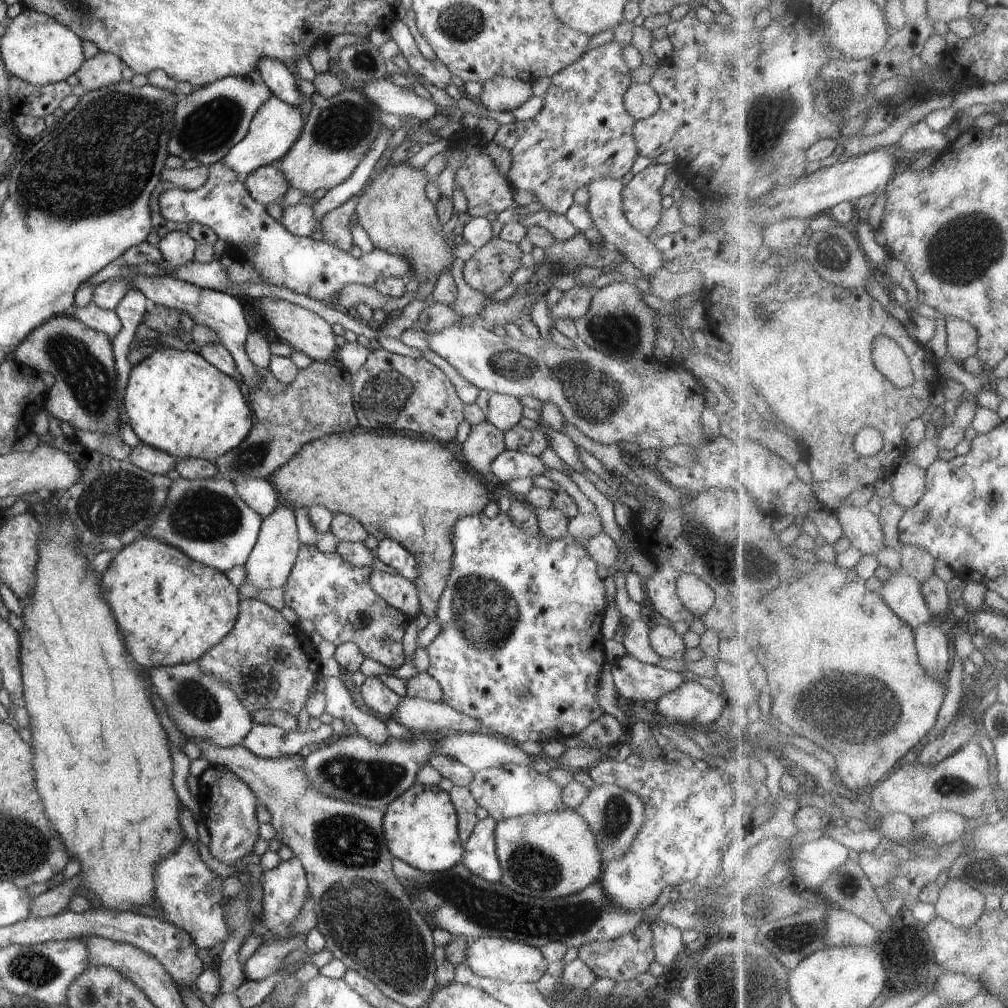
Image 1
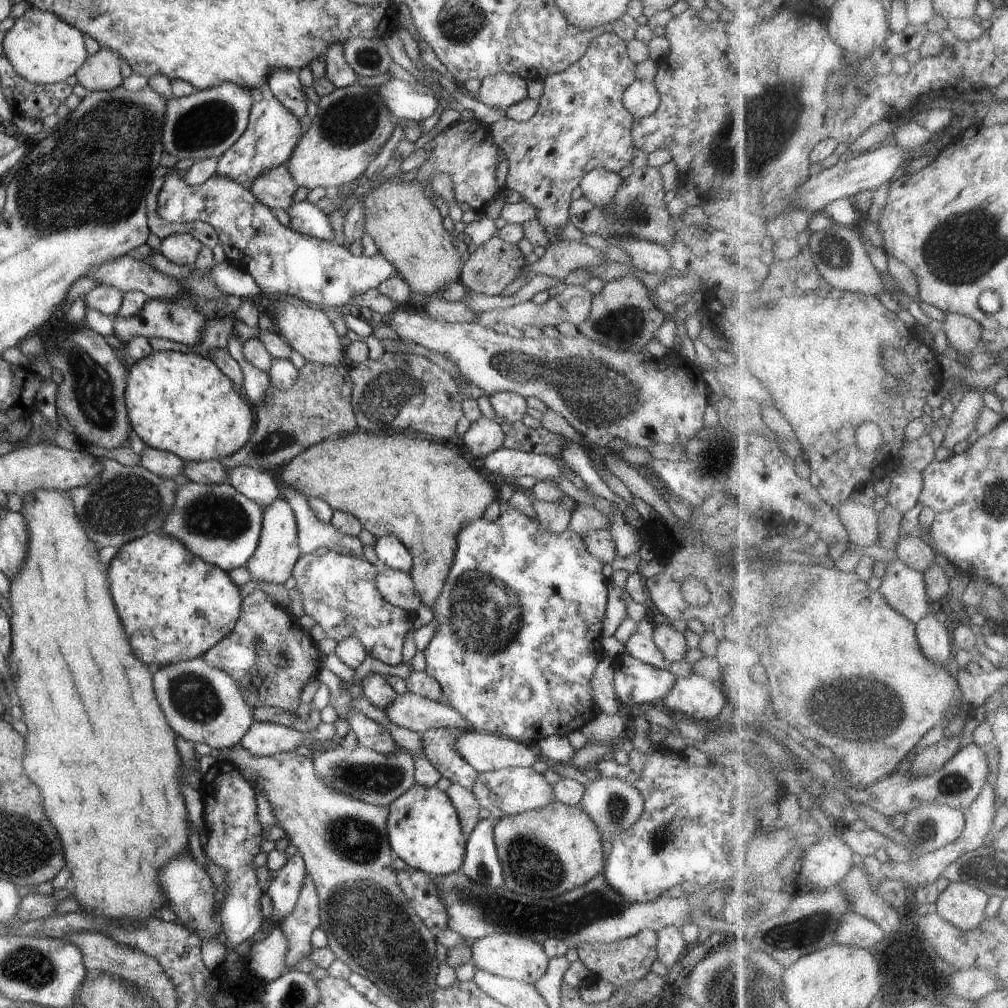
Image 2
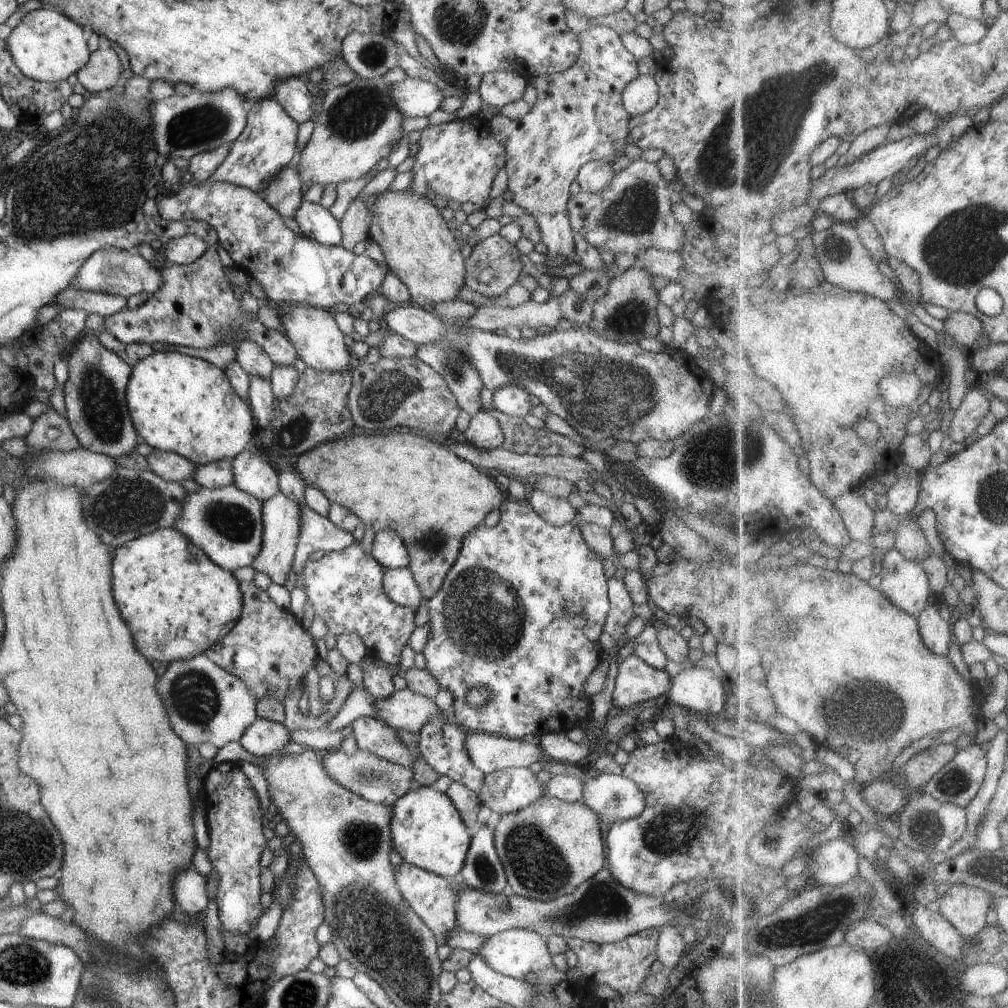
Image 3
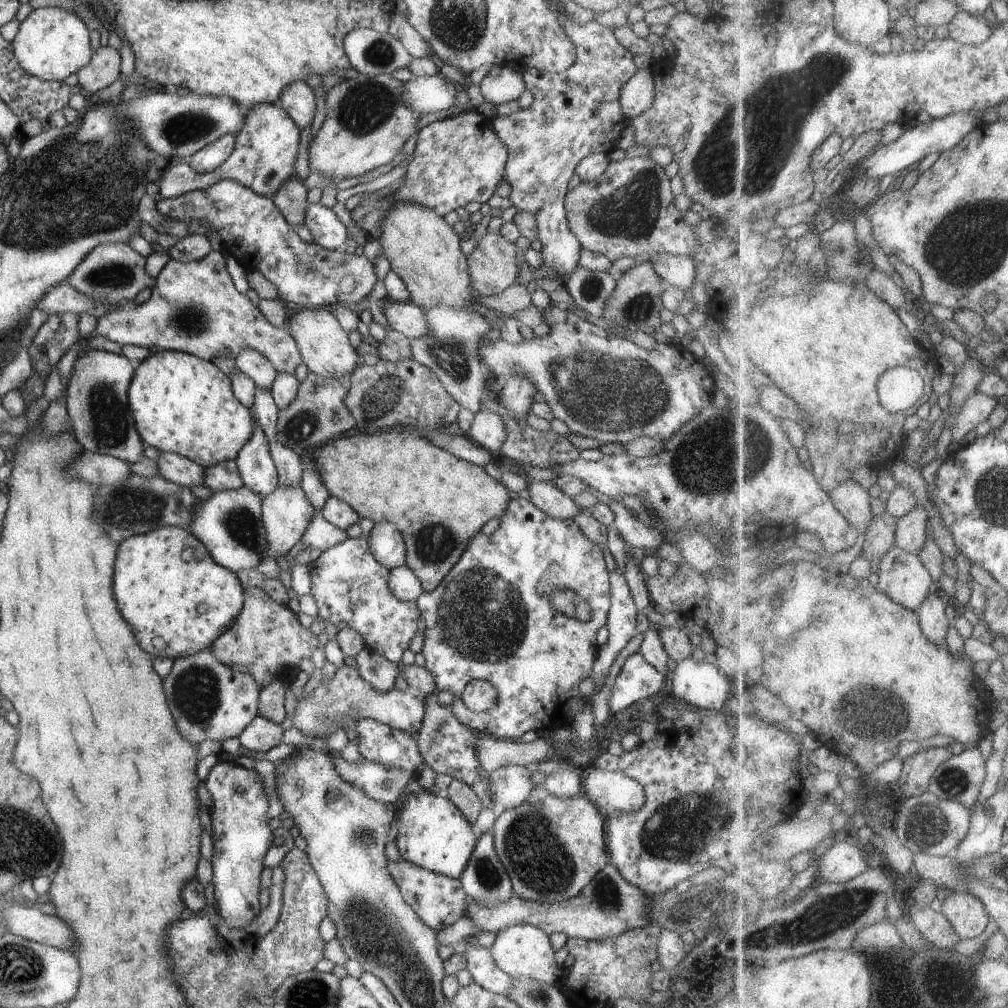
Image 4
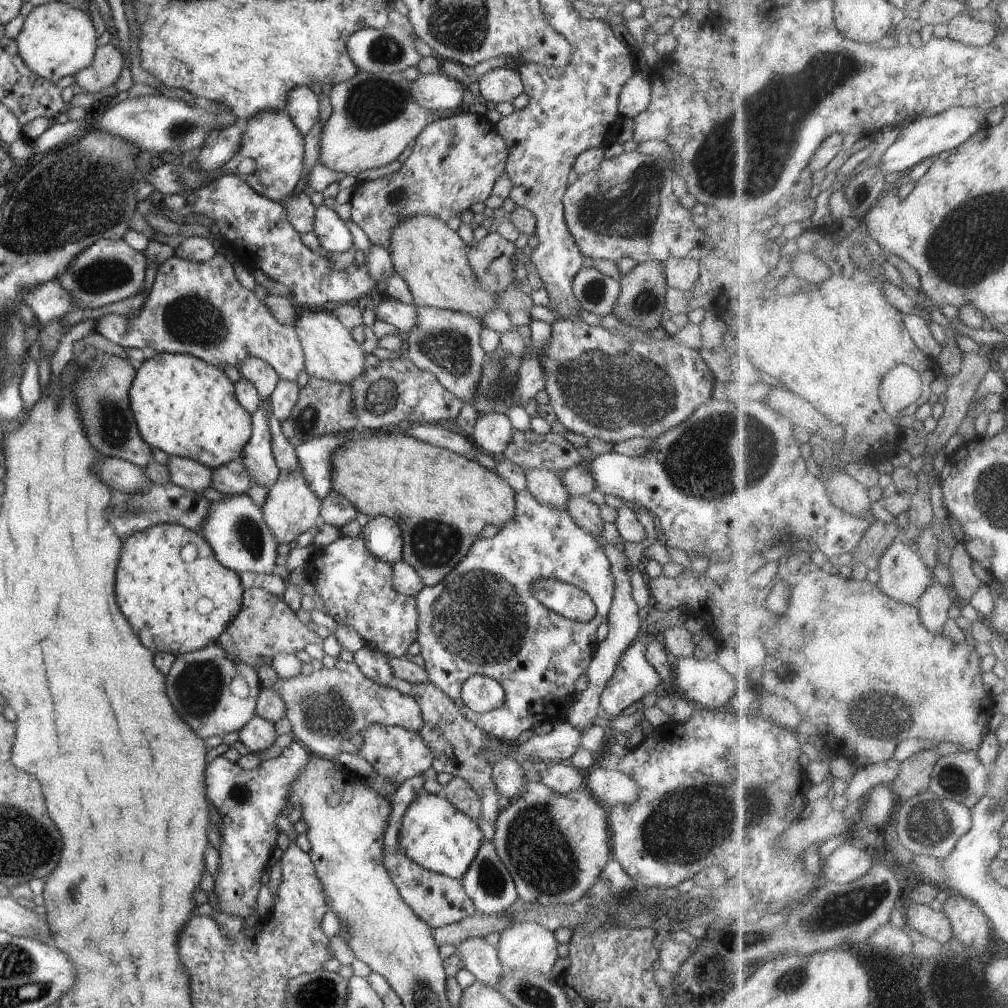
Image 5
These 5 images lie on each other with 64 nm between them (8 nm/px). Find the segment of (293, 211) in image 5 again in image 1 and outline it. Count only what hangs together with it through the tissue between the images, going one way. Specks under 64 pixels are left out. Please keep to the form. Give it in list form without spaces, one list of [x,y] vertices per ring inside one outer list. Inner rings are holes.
[[[269,164],[247,174],[243,179],[244,186],[256,202],[269,206],[280,203],[282,196],[290,188],[286,177],[276,164]]]

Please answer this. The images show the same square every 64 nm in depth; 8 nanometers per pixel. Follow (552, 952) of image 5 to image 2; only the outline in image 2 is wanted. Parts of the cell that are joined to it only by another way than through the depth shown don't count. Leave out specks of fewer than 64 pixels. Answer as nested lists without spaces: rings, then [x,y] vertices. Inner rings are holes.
[[[500,932],[475,940],[471,952],[472,960],[470,964],[475,968],[482,968],[482,970],[501,978],[513,979],[532,985],[546,974],[550,961],[546,952],[544,952],[543,944],[536,942],[530,936],[508,932]]]

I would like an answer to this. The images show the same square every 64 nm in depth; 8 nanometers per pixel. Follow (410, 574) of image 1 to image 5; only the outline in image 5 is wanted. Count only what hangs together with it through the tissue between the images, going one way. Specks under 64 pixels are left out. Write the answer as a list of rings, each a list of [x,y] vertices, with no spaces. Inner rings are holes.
[[[372,516],[362,528],[360,537],[372,556],[392,565],[401,561],[402,532],[394,520],[386,516]]]

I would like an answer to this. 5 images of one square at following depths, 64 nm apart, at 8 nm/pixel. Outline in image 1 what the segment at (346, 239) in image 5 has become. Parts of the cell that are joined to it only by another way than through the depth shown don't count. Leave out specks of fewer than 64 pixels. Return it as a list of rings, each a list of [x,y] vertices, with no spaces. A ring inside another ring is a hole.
[[[301,203],[284,207],[278,222],[294,236],[319,237],[321,232],[321,219],[313,214],[311,206]]]

